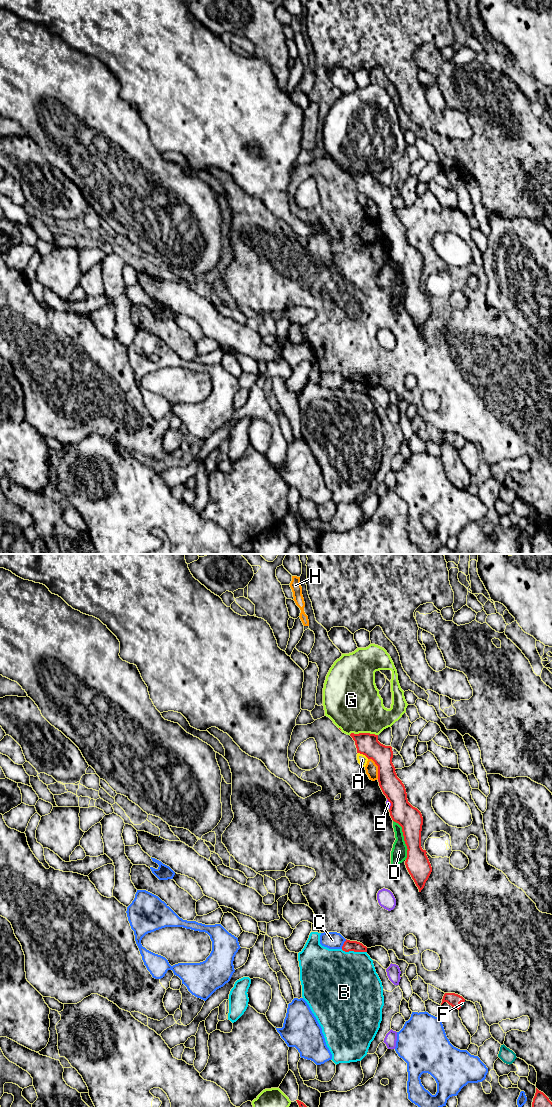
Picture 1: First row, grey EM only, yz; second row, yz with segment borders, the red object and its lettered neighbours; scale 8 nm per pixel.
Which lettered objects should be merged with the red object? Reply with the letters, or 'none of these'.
F

